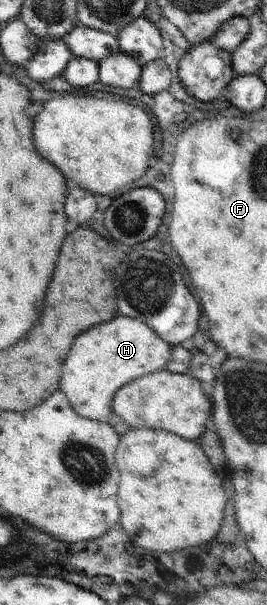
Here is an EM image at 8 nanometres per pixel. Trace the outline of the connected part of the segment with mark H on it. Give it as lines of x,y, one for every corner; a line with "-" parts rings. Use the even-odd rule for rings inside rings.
119,314
76,337
62,366
60,390
78,415
107,422
116,391
136,378
164,370
172,348
144,321

